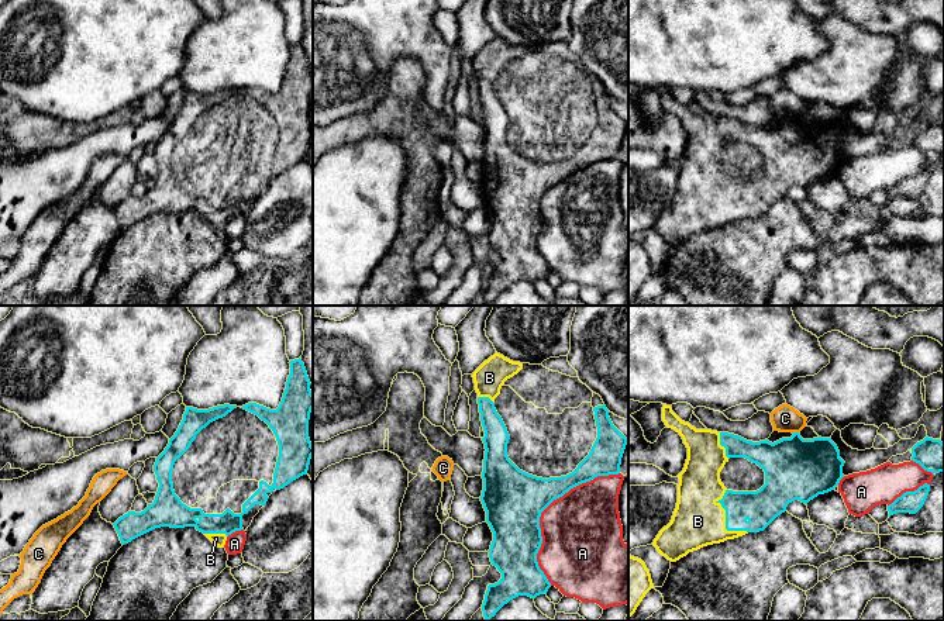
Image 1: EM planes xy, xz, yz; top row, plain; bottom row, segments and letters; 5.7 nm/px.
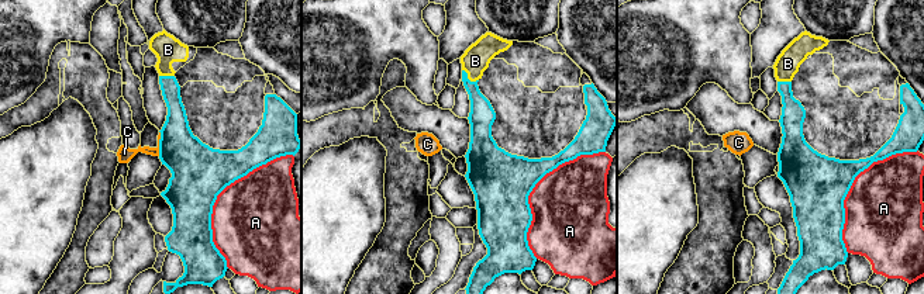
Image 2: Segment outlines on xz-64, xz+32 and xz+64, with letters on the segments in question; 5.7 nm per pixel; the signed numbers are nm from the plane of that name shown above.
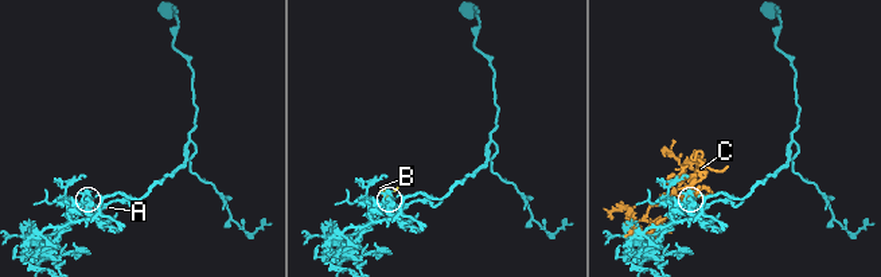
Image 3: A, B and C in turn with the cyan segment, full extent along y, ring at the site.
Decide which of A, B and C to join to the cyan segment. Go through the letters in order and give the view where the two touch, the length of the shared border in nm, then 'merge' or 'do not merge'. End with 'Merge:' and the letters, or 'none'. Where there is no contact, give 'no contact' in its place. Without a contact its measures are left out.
A: contact in xz; length 750 nm; do not merge
B: contact in yz; length 280 nm; merge
C: contact in yz; length 40 nm; do not merge
Merge: B

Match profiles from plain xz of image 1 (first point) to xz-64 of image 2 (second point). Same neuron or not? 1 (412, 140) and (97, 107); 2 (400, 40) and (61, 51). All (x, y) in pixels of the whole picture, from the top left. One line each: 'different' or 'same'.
1: same
2: different

